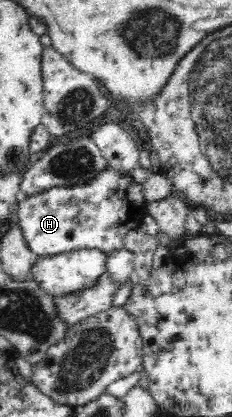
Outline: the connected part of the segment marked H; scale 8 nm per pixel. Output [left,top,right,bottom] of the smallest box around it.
[18,165,147,256]

